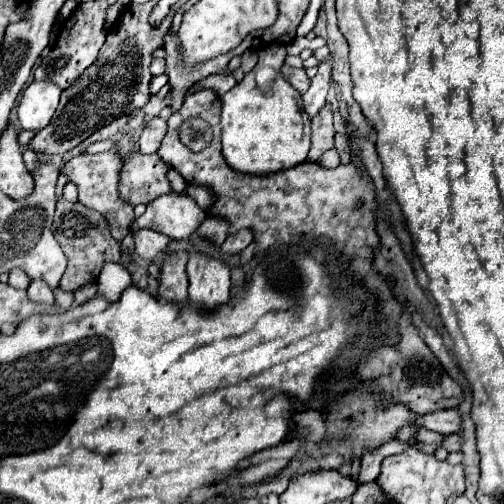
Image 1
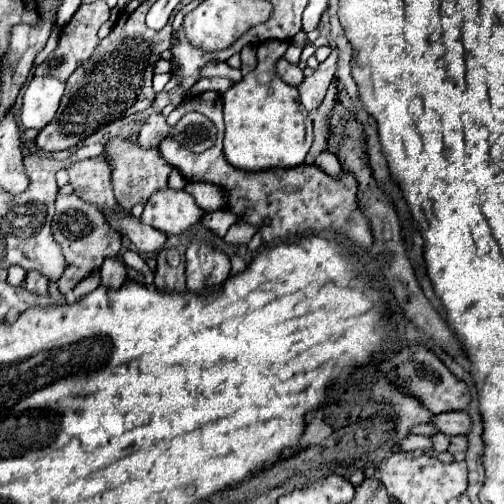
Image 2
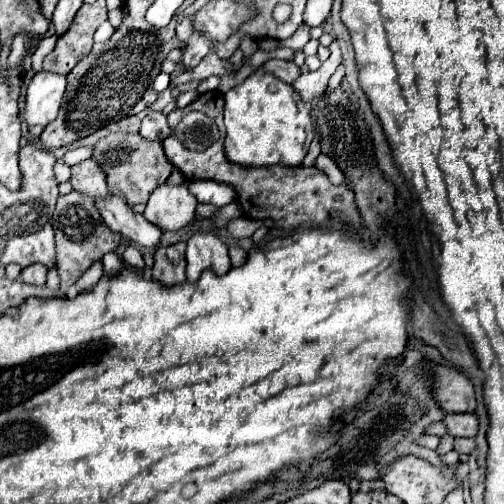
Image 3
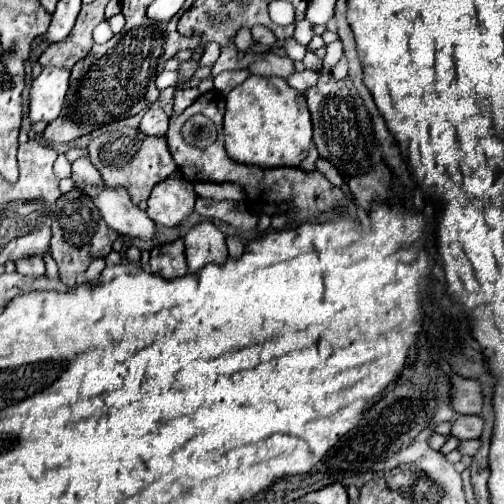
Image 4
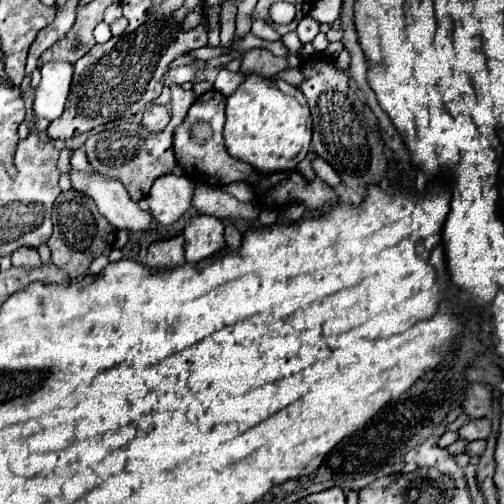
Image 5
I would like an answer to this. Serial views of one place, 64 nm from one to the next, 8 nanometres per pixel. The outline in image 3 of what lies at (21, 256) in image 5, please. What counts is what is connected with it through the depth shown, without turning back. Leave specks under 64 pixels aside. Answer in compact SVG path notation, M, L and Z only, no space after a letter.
M30 264L26 268L22 268L20 278L28 284L44 284L46 282L46 266L44 264Z

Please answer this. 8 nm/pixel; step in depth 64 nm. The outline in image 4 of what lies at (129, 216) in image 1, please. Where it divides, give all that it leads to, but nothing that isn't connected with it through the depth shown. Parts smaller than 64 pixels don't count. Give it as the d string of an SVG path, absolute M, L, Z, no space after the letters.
M82 156L72 162L72 180L74 184L96 184L96 186L102 184L100 172L92 166L88 156Z

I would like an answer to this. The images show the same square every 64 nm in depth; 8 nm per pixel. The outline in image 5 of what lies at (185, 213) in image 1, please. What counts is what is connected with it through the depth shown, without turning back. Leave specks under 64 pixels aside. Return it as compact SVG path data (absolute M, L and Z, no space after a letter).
M164 174L156 178L148 194L152 216L164 226L176 222L190 208L192 190L194 182L186 174Z

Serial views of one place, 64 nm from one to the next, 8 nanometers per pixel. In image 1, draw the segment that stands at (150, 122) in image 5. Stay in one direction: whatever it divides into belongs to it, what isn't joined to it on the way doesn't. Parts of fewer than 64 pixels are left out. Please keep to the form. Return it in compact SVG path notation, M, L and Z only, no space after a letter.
M156 116L156 118L148 120L148 124L144 126L144 130L140 134L140 140L138 140L140 142L140 152L144 152L144 154L156 152L160 148L162 138L166 136L166 132L168 132L168 126L166 126L164 118Z

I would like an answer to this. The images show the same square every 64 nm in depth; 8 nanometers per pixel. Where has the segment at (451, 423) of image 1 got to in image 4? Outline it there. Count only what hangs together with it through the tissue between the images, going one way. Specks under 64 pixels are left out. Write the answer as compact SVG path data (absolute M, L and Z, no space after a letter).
M458 416L452 422L452 436L456 436L458 440L480 438L482 426L484 426L484 420L480 416Z

